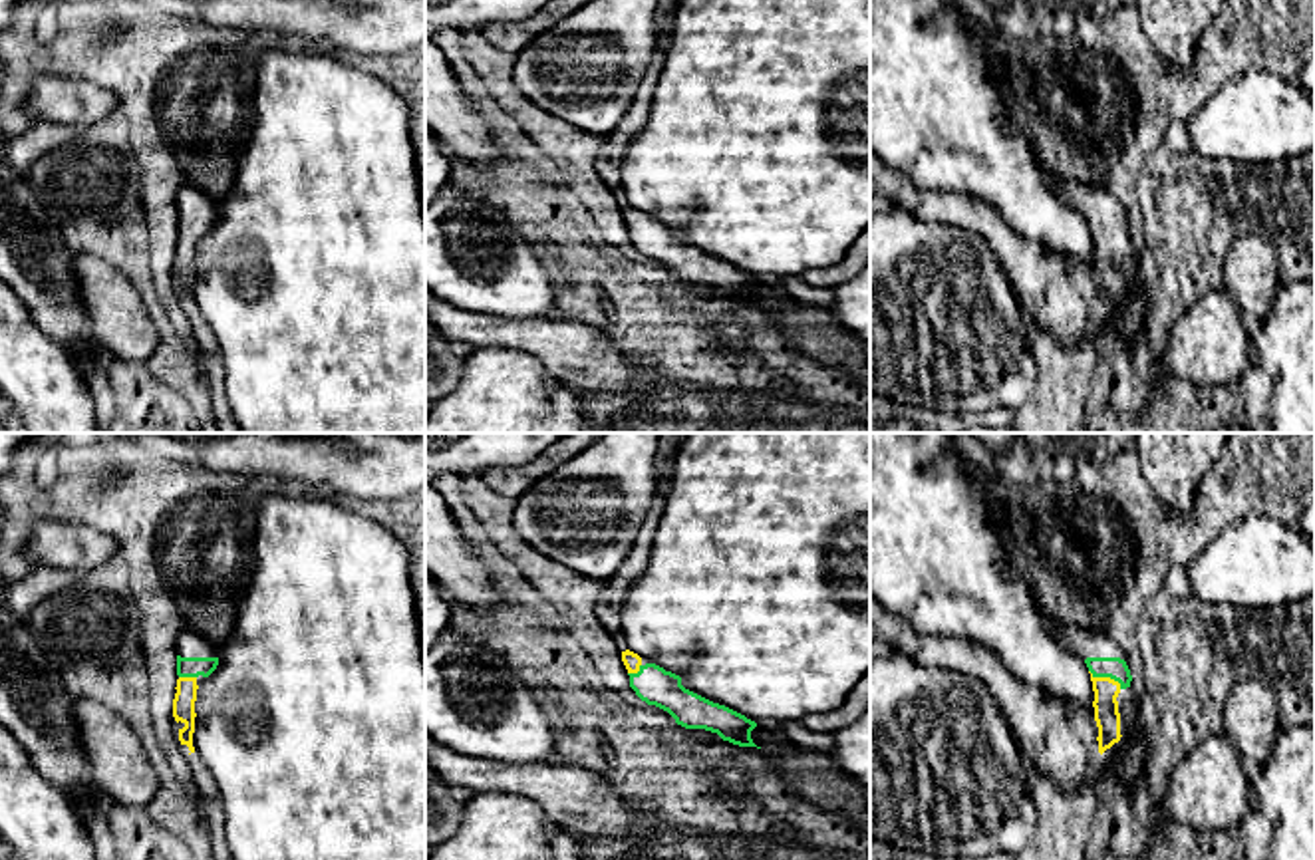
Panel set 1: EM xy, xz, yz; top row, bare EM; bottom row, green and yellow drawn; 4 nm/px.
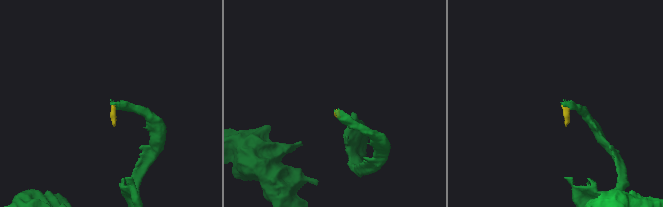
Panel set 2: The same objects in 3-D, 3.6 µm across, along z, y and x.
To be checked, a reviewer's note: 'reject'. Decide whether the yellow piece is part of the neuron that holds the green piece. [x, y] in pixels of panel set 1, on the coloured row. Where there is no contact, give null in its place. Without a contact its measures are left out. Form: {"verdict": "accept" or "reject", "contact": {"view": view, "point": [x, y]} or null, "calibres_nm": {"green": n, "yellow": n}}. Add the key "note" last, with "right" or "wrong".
{"verdict": "accept", "contact": {"view": "yz", "point": [1107, 676]}, "calibres_nm": {"green": 90, "yellow": 100}, "note": "wrong"}

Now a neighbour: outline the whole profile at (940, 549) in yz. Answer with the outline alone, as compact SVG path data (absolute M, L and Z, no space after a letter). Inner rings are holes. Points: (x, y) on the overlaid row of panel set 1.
M870 433L870 594L914 630L938 638L961 638L991 649L1011 675L1059 701L1085 705L1095 715L1095 691L1083 657L1053 638L1059 622L1019 576L1011 552L1009 516L1015 504L989 491L997 477L965 433Z

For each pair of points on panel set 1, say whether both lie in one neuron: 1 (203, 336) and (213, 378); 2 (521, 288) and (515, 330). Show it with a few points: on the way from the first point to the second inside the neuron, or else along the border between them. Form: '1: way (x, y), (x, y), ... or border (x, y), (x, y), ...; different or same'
1: way (205, 346), (211, 368); same
2: border (471, 310), (495, 316), (547, 318); different

